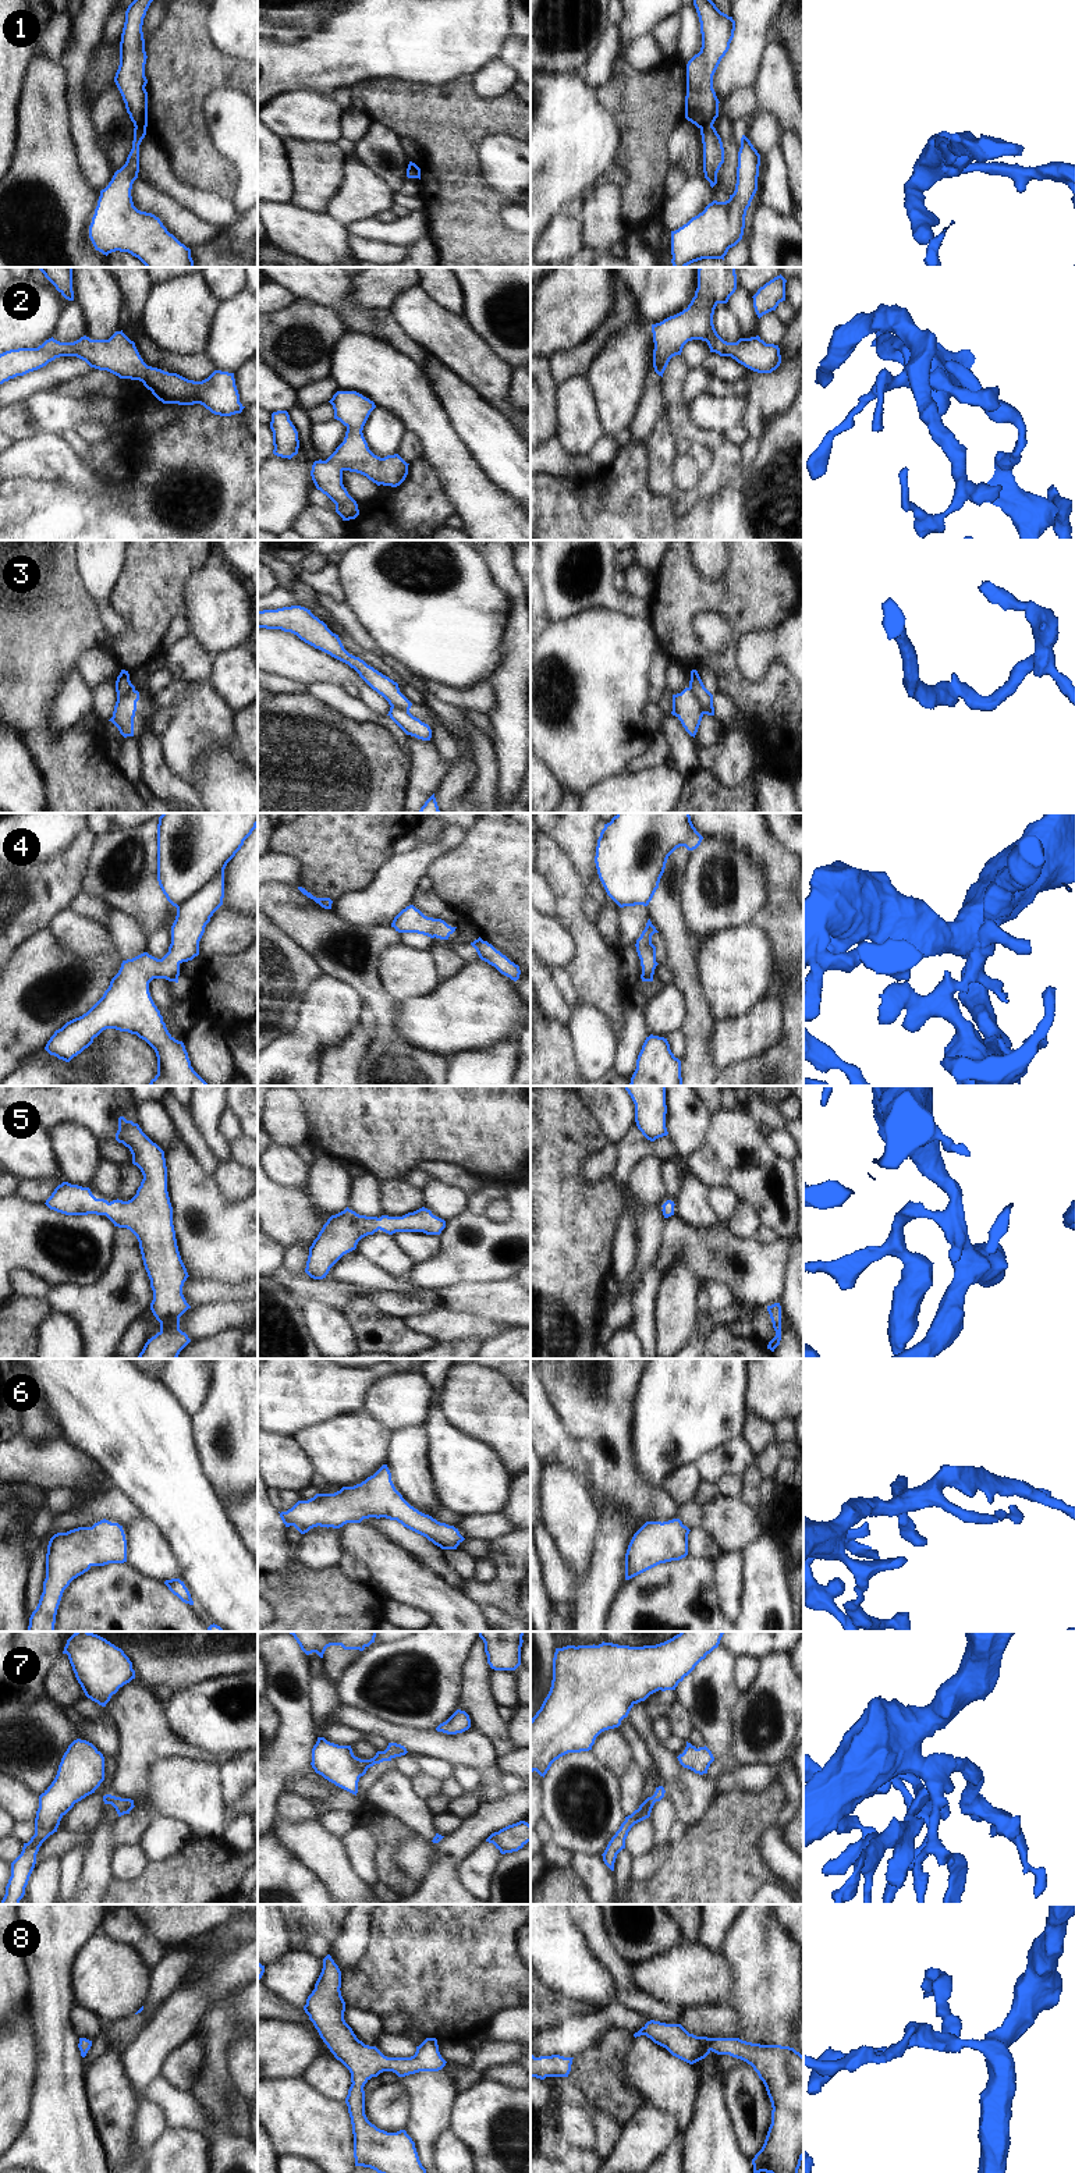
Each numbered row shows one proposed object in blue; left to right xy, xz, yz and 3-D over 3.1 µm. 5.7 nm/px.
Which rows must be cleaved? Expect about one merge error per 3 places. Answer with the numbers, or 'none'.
1, 3

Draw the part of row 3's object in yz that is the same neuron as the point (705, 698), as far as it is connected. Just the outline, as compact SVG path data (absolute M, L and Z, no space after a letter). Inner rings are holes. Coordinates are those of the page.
M696 670L691 671L689 689L695 693L703 714L714 716L713 695L705 688Z

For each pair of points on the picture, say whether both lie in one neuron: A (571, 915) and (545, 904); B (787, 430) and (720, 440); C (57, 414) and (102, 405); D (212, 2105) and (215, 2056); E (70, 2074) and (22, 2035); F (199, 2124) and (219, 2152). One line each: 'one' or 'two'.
A: two
B: two
C: one
D: one
E: two
F: one

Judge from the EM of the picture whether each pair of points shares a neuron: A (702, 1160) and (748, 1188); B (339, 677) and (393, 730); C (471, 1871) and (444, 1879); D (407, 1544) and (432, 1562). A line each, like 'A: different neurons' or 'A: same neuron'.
A: same neuron
B: different neurons
C: different neurons
D: same neuron

